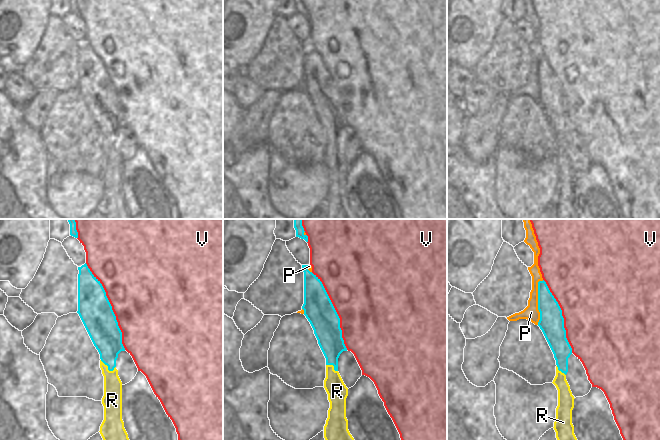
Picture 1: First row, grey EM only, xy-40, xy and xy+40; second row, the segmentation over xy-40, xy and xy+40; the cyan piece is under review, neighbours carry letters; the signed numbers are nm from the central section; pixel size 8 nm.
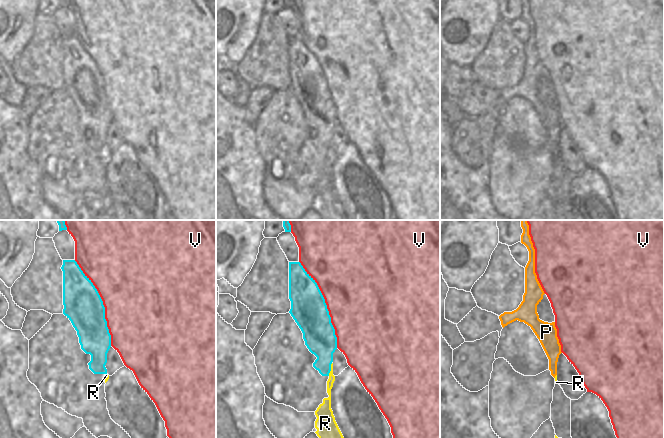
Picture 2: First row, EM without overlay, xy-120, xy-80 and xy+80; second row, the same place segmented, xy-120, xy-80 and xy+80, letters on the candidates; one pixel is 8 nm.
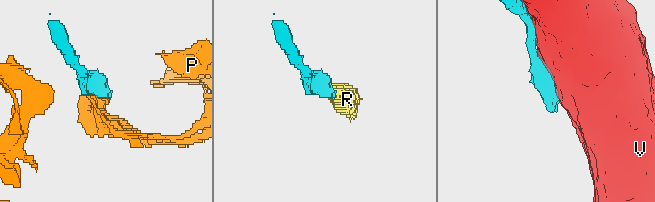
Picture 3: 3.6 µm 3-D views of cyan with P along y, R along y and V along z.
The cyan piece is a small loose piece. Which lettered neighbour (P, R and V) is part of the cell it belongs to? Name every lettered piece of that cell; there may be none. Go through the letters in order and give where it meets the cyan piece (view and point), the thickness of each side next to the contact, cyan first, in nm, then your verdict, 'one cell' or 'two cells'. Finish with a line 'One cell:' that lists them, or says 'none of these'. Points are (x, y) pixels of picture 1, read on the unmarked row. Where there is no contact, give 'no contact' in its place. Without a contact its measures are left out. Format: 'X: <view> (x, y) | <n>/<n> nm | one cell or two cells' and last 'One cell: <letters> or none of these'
P: xy+40 (538, 77) | 200/120 nm | two cells
R: xy-40 (108, 143) | 240/150 nm | one cell
V: xy-40 (111, 82) | 260/500 nm | two cells
One cell: R

